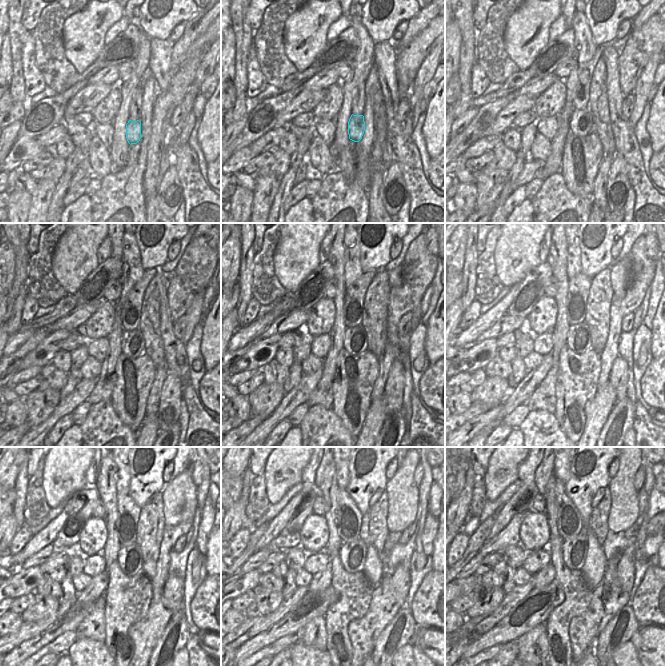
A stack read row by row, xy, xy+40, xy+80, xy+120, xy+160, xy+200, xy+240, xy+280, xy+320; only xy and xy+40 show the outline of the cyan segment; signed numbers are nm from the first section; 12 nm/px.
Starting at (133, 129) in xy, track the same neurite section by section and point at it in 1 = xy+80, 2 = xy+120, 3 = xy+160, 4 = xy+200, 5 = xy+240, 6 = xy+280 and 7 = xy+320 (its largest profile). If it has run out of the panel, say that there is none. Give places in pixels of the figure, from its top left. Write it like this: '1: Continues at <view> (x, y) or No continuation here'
1: Continues at xy+80 (582, 122)
2: Continues at xy+120 (135, 346)
3: Continues at xy+160 (358, 339)
4: Continues at xy+200 (582, 341)
5: Continues at xy+240 (132, 557)
6: Continues at xy+280 (354, 554)
7: Continues at xy+320 (574, 549).

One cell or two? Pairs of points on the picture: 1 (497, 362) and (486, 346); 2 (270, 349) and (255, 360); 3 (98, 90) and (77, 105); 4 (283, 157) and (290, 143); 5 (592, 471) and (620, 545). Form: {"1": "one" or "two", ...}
{"1": "two", "2": "one", "3": "one", "4": "two", "5": "two"}

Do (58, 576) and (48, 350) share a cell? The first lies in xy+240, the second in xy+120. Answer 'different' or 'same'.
different

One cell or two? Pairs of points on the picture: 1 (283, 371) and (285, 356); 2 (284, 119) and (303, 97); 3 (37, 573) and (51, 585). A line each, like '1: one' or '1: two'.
1: two
2: one
3: two

